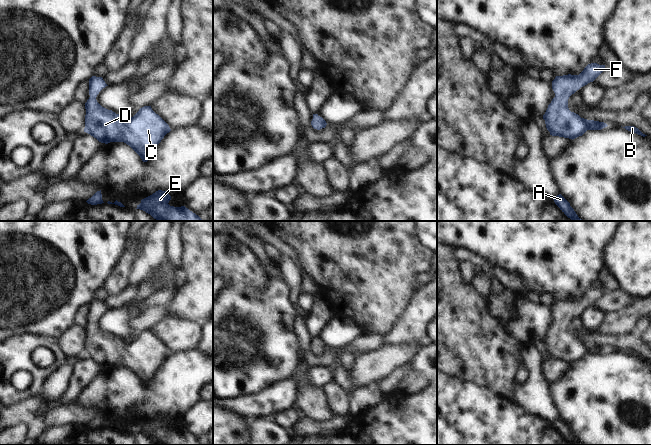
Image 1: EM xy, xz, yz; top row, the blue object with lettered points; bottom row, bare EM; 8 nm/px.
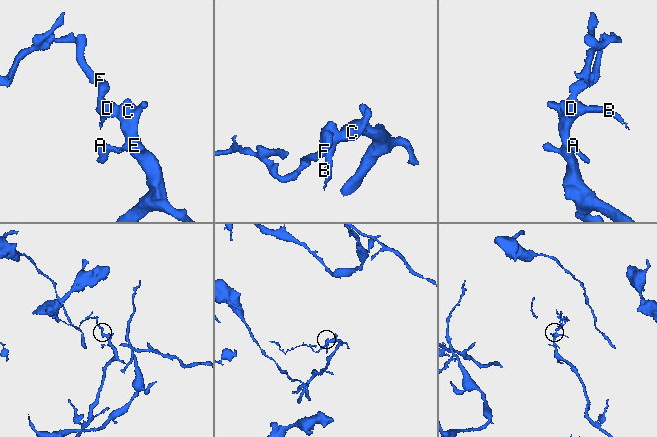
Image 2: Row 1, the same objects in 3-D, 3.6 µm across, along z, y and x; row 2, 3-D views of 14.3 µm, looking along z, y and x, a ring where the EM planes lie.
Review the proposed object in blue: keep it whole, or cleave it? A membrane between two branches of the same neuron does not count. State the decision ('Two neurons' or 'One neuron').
One neuron

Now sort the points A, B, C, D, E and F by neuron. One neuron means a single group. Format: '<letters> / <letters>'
A B C D E F

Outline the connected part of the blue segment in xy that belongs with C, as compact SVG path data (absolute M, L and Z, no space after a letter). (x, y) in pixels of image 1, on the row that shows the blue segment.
M102 77L89 79L89 99L85 103L84 132L99 142L124 142L147 162L156 146L171 131L169 125L151 106L144 106L131 118L125 118L102 107L96 100L99 92L108 86Z

